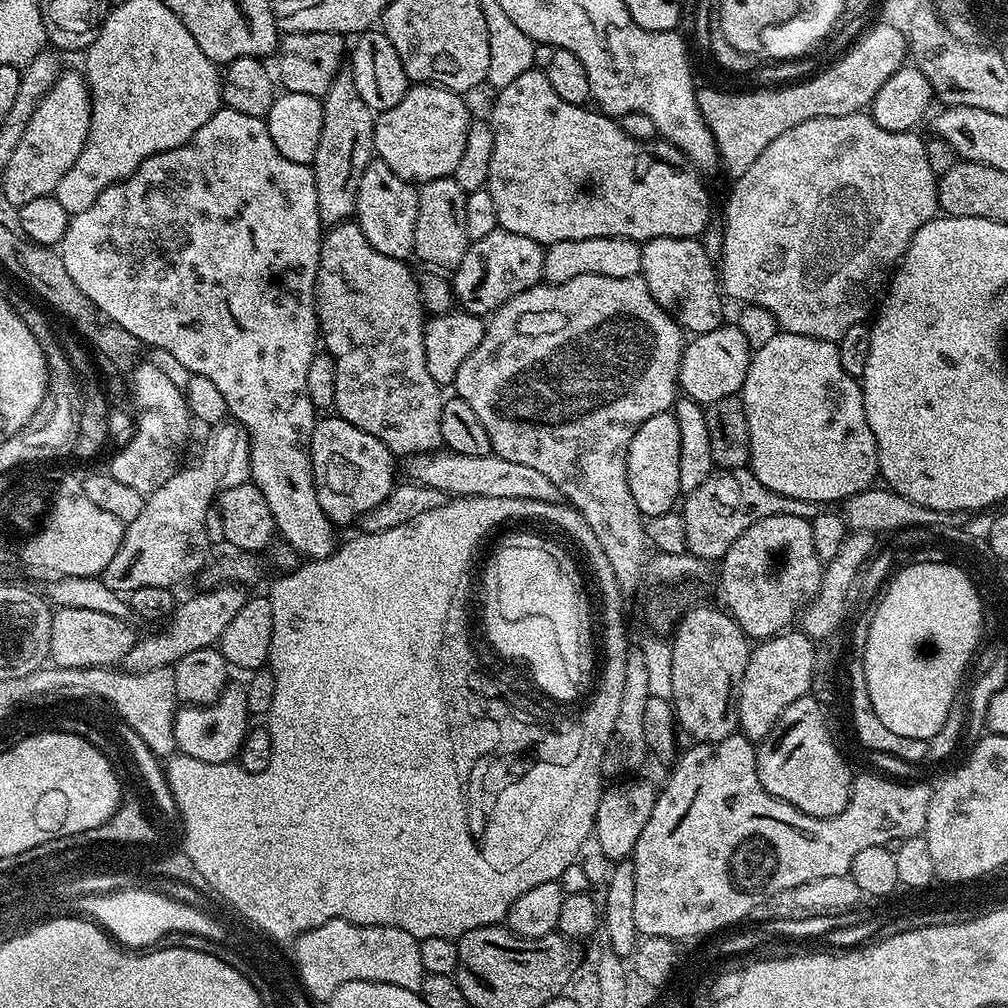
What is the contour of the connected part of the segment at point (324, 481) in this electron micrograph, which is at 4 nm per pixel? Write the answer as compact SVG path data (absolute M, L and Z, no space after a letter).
M339 416L321 419L312 435L312 480L316 483L318 506L333 525L355 525L374 506L383 502L398 483L394 454L374 434L350 426Z

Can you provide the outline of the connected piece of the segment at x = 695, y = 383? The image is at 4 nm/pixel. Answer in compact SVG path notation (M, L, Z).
M732 322L709 332L693 335L684 346L680 363L679 391L687 399L705 406L718 402L718 398L737 395L746 382L753 351L742 330L738 330Z

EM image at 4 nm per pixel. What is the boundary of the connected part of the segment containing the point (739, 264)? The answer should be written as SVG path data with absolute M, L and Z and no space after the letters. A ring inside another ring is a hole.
M867 111L810 118L810 122L802 122L786 130L786 134L778 134L778 138L774 138L774 142L770 142L770 146L766 146L766 150L762 150L758 158L754 158L752 165L735 177L736 185L728 196L728 205L724 208L724 224L722 223L724 241L720 243L718 257L718 280L722 285L723 295L727 299L729 296L732 300L740 300L741 305L753 304L770 310L783 331L819 340L839 341L840 336L850 330L850 326L865 323L873 311L872 295L876 291L879 293L889 283L890 273L904 257L904 251L910 246L917 230L926 222L935 220L938 215L938 177L934 170L930 170L930 162L926 158L925 137L915 136L916 134L912 130L884 130L882 126L878 126L878 122L872 120Z

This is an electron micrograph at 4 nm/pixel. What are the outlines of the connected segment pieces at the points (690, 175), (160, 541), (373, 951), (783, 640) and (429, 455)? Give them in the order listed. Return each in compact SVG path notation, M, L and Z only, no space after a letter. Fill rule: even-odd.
M533 66L528 72L519 74L514 82L495 93L496 101L492 104L490 123L494 130L494 155L490 157L490 174L488 175L487 190L490 198L494 198L494 206L498 214L499 227L510 230L514 234L526 234L526 238L534 238L534 242L542 245L582 238L614 238L621 236L627 240L643 242L654 238L696 238L709 227L708 219L712 216L712 208L708 205L708 192L700 185L701 173L691 167L684 155L663 138L655 140L635 140L627 136L619 123L611 116L605 116L599 110L588 106L562 102L558 98L554 86L550 86L547 71Z
M221 422L209 432L196 464L181 467L162 486L147 493L138 518L125 527L122 546L102 574L110 590L127 594L142 586L172 588L209 563L206 514L222 490L247 484L252 475L250 438L241 424Z
M332 919L297 937L293 947L303 989L316 1002L328 1000L338 985L350 981L378 981L419 992L426 975L420 941L398 927L365 926Z
M785 630L769 636L749 651L746 674L742 674L736 697L738 728L749 742L766 739L774 730L778 718L782 718L786 706L811 693L815 652L816 644L799 630Z
M447 450L422 452L407 457L409 481L434 486L449 497L485 496L486 498L522 498L536 499L544 503L557 503L561 499L558 486L531 466L521 466L518 462L506 462L506 458L497 456L471 456Z

